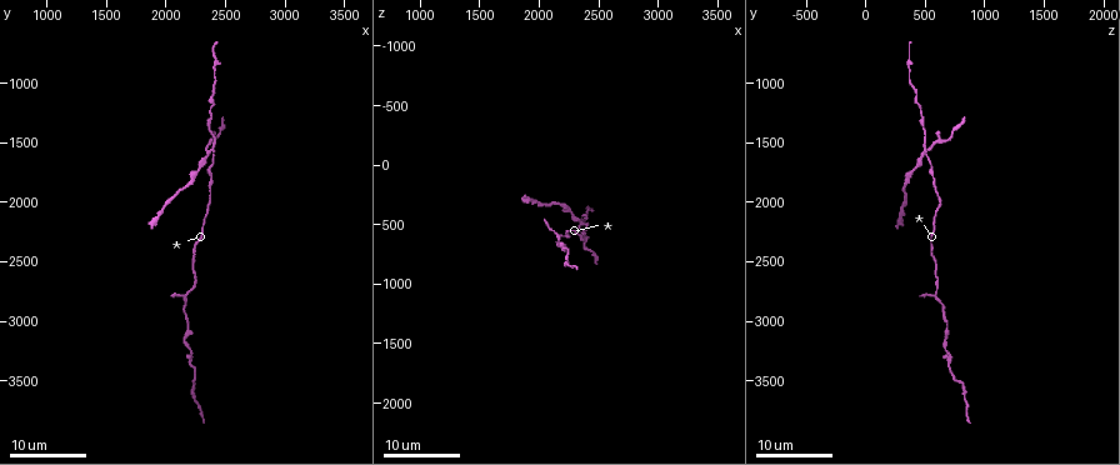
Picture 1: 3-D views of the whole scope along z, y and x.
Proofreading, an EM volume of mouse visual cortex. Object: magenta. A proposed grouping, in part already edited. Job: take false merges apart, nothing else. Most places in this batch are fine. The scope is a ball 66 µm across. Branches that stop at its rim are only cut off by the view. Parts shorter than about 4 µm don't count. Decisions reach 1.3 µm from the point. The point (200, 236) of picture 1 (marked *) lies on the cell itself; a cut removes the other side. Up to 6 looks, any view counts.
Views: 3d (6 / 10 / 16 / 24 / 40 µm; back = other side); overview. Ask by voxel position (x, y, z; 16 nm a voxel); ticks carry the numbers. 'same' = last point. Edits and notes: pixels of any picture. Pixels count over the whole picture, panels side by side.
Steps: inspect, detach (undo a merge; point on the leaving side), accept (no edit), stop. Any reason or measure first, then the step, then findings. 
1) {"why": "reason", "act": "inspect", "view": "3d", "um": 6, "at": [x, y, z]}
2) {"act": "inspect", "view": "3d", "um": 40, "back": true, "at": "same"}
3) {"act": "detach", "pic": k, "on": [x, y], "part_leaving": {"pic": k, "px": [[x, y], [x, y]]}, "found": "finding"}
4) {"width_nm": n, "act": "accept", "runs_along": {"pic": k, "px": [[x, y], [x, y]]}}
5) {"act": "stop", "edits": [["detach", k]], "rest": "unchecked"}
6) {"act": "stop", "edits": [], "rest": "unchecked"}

{"why": "sudden change in width", "act": "inspect", "view": "3d", "um": 24, "at": [2180, 3020, 680]}

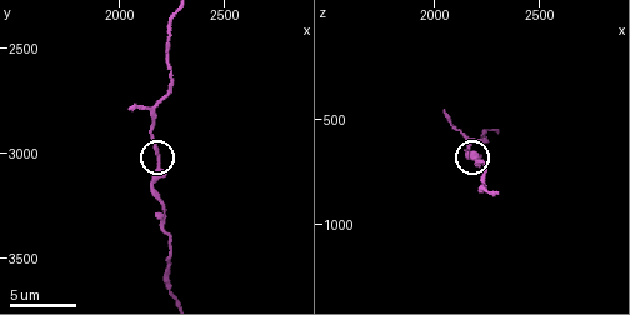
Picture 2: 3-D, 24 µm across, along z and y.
{"why": "zoom in", "act": "inspect", "view": "3d", "um": 6, "at": "same"}

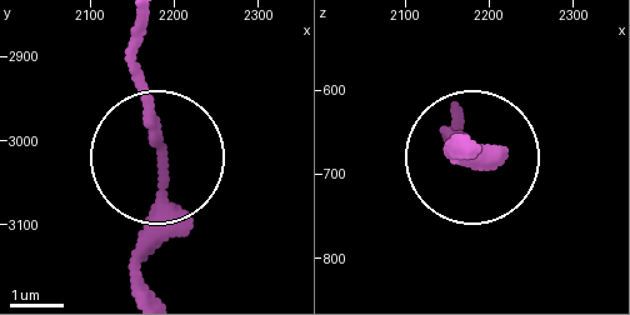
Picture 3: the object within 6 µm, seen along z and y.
{"width_nm": 170, "act": "accept", "found": "one cell here"}

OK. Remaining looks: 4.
{"why": "sudden change in width", "act": "inspect", "view": "3d", "um": 24, "at": [2380, 1860, 580]}

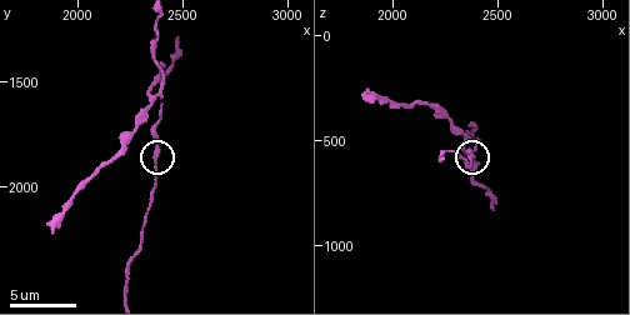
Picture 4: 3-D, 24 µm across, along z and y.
{"act": "inspect", "view": "3d", "um": 10, "at": [2380, 1880, 590]}

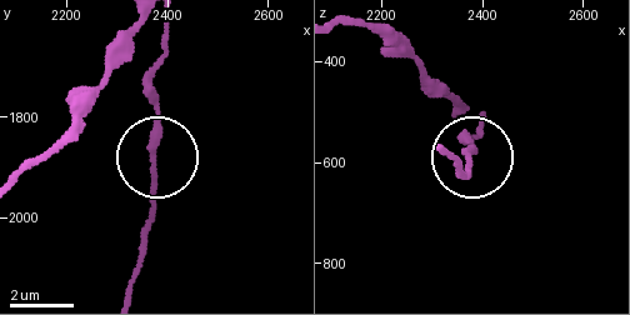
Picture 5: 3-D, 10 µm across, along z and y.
{"act": "accept", "runs_along": {"pic": 5, "px": [[128, 291], [151, 210], [151, 130], [160, 105], [151, 68]]}, "found": "all the same cell"}

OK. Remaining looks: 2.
{"why": "four arms meet", "act": "inspect", "view": "3d", "um": 6, "at": [2370, 1550, 500]}

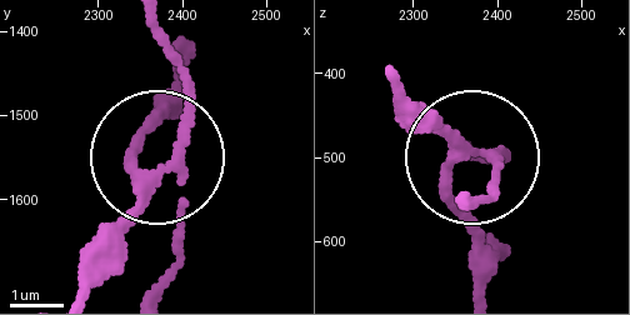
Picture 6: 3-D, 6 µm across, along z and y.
{"act": "detach", "pic": 6, "on": [154, 124], "part_leaving": {"pic": 6, "px": [[170, 165], [103, 281]]}, "found": "two cells meet here"}

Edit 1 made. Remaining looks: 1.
{"act": "stop", "edits": [["detach", 6]], "rest": "unchecked"}

